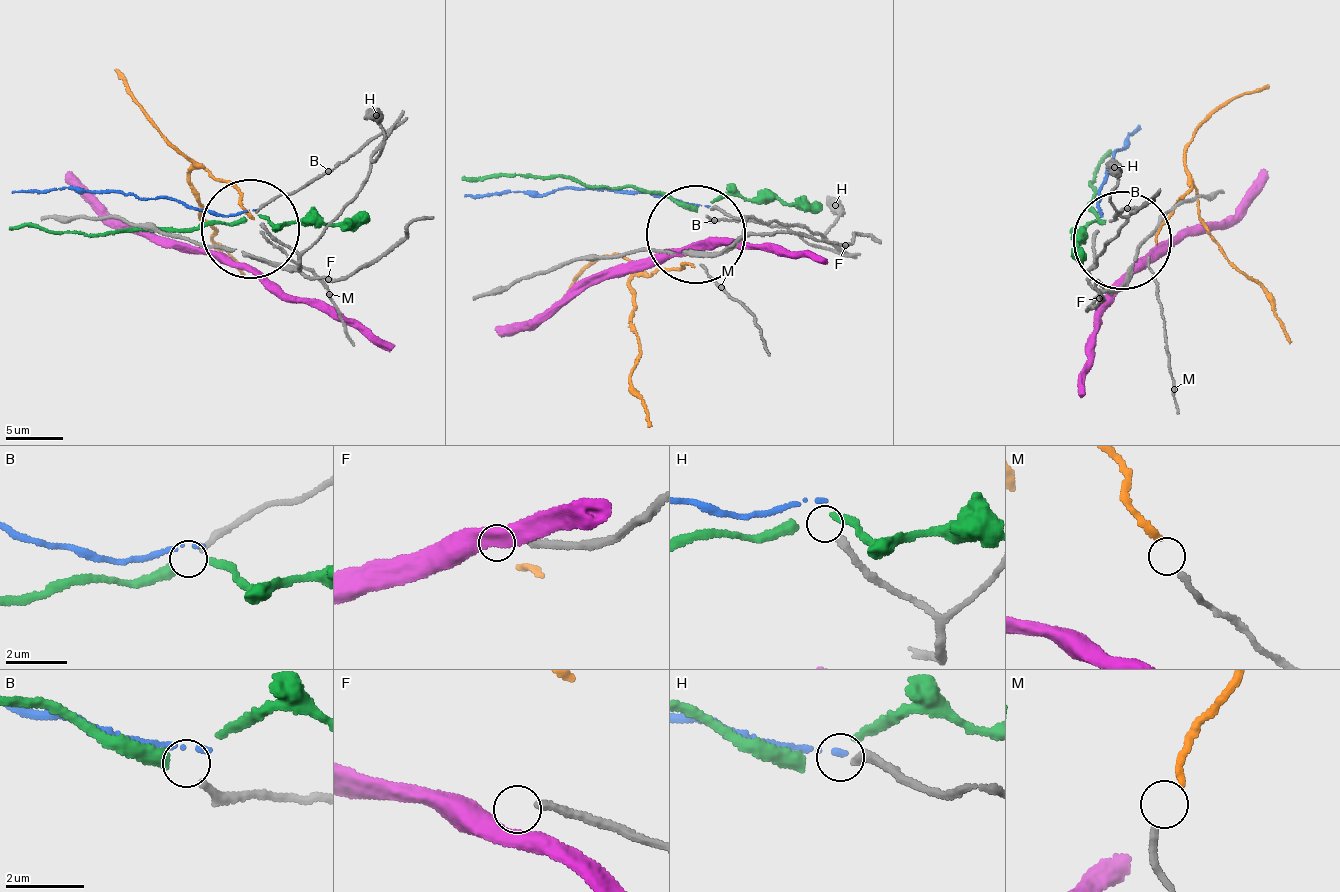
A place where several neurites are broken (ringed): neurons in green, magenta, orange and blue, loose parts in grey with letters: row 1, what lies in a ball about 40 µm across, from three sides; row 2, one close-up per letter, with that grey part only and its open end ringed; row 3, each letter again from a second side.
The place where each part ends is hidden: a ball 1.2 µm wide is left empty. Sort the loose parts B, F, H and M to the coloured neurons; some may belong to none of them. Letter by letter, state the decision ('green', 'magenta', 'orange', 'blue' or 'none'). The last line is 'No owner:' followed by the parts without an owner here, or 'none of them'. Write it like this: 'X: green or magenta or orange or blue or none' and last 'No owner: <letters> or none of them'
B: green
F: none
H: none
M: orange
No owner: F, H

